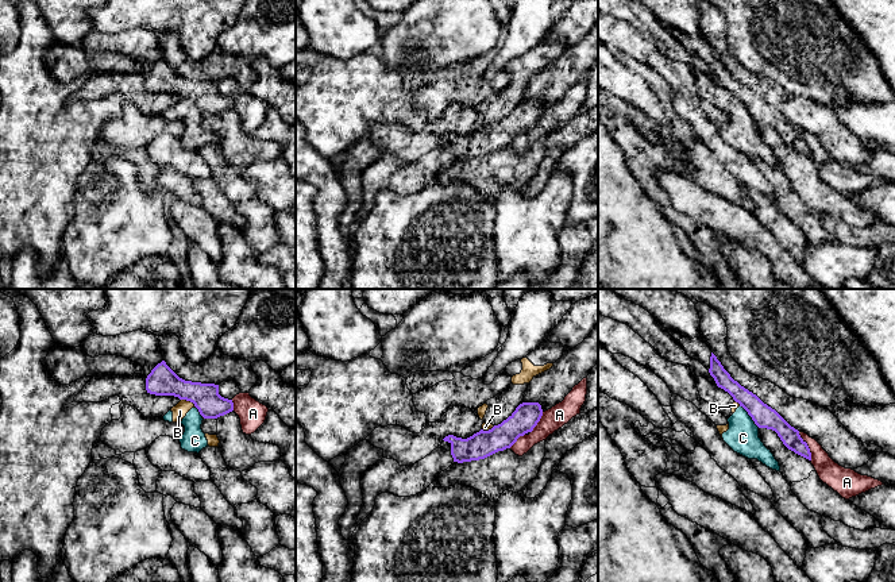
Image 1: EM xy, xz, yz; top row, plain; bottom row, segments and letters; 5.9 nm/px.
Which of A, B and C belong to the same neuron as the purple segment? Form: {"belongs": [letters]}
{"belongs": []}

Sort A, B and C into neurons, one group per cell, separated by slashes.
A / B C

